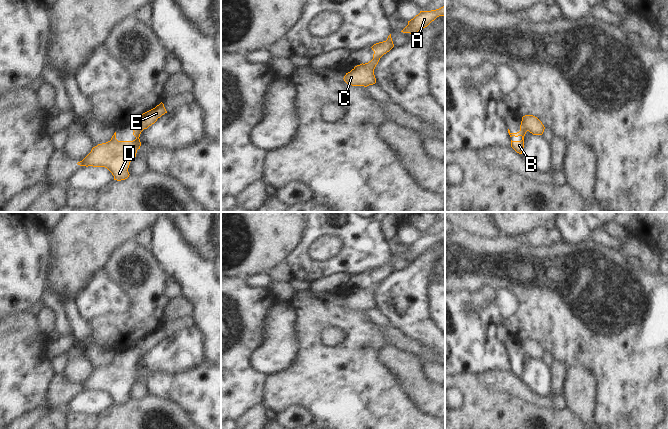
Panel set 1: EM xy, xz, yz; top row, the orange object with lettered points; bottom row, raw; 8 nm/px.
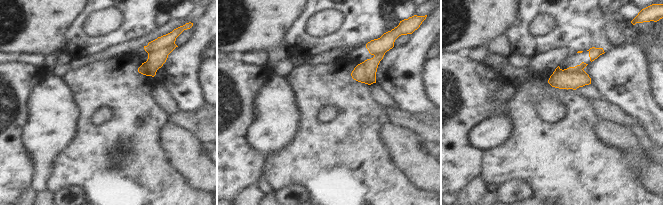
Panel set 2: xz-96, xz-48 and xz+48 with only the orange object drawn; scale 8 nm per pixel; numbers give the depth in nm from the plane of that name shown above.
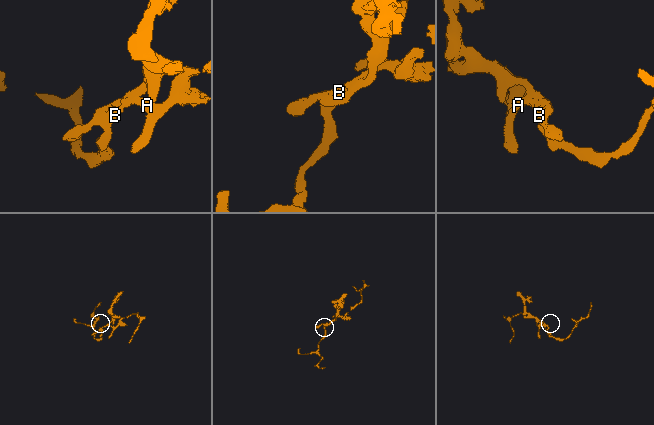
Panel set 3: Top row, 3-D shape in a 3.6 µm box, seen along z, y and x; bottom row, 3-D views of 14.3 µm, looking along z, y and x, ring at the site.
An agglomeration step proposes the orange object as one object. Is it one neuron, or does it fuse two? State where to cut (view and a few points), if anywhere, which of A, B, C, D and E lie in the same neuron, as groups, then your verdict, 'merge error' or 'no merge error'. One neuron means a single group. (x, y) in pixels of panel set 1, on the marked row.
xy (136, 123), (144, 128) | A B D / C E | merge error

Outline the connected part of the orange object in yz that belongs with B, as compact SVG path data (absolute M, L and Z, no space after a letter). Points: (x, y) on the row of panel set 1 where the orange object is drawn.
M523 124L520 125L520 131L517 133L511 133L510 130L508 129L508 133L509 133L510 137L512 137L512 136L515 136L515 137L521 136L522 137L521 141L512 141L511 140L511 147L519 154L522 154L522 150L524 148L524 136L525 136L526 132L527 132L527 130Z

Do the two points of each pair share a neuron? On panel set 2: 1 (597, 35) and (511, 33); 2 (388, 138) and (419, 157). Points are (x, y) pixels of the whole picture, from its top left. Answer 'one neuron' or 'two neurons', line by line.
1: one neuron
2: one neuron

